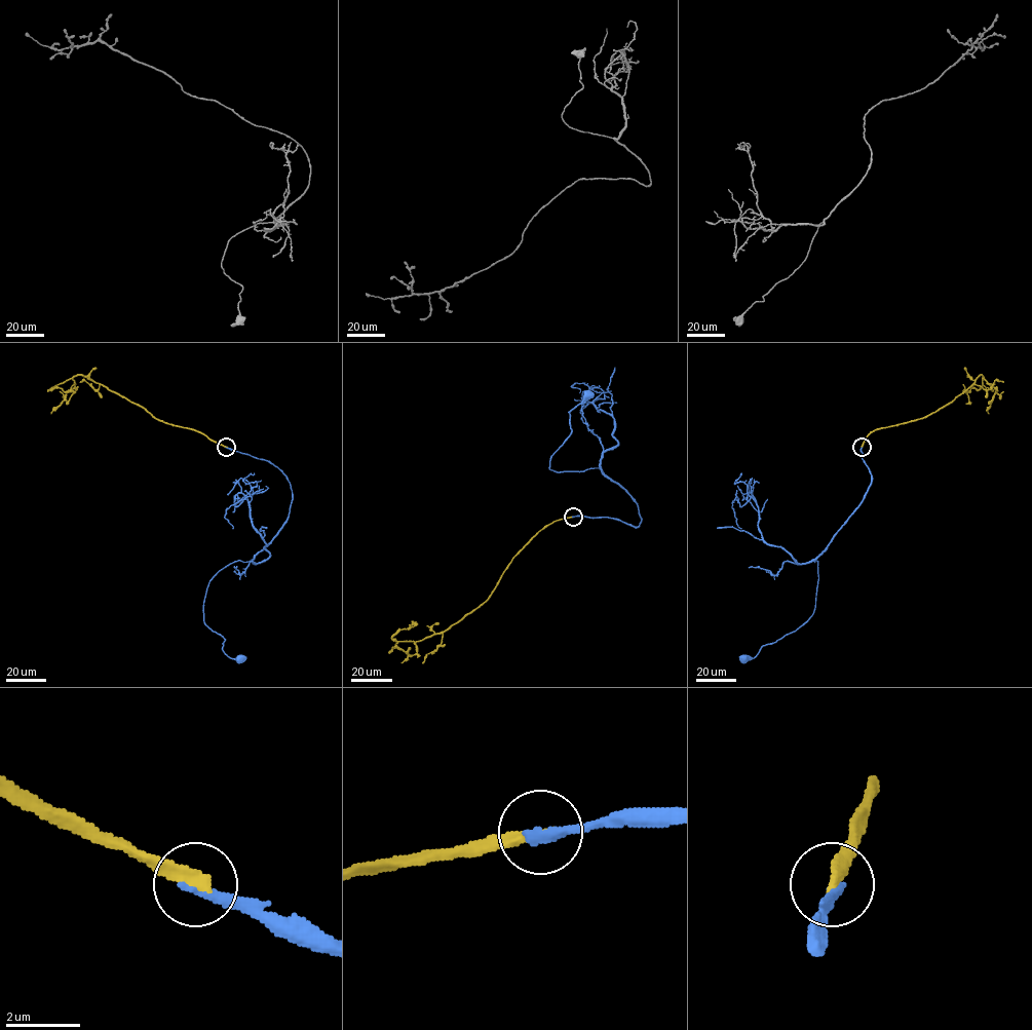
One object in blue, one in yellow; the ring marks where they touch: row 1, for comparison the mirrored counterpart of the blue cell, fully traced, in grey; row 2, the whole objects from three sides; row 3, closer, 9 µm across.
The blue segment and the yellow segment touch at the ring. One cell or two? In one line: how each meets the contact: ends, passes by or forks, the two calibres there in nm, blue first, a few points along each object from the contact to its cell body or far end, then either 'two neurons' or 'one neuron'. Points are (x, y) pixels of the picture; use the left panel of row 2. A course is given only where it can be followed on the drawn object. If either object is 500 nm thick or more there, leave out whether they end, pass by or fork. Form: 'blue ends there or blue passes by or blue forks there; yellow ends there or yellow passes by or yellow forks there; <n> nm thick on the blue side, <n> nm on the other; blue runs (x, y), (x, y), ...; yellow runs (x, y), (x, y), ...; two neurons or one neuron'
blue ends there; yellow ends there; 300 nm thick on the blue side, 320 nm on the other; blue runs (226, 447), (269, 461), (292, 493), (275, 536), (208, 583), (204, 623), (225, 639), (223, 651), (239, 659); yellow runs (226, 447), (194, 430), (159, 420), (105, 385), (80, 375), (50, 388), (72, 390), (68, 404); two neurons

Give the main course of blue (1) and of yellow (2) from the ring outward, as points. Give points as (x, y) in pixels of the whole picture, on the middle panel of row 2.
1: (573, 516), (641, 522), (636, 501), (599, 467), (549, 468), (571, 431), (569, 413), (586, 395)
2: (573, 516), (540, 530), (513, 558), (489, 597), (448, 628), (415, 641), (392, 638), (415, 624), (409, 624)

